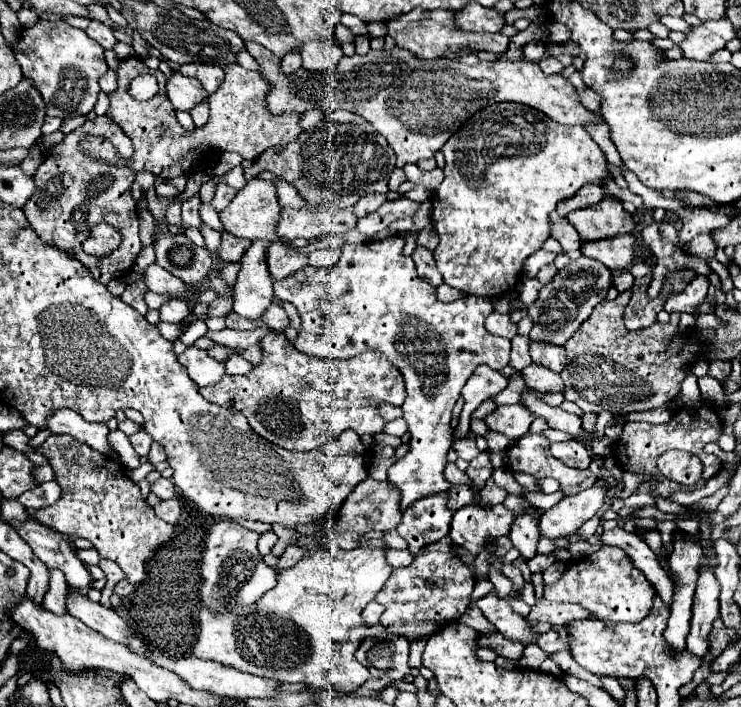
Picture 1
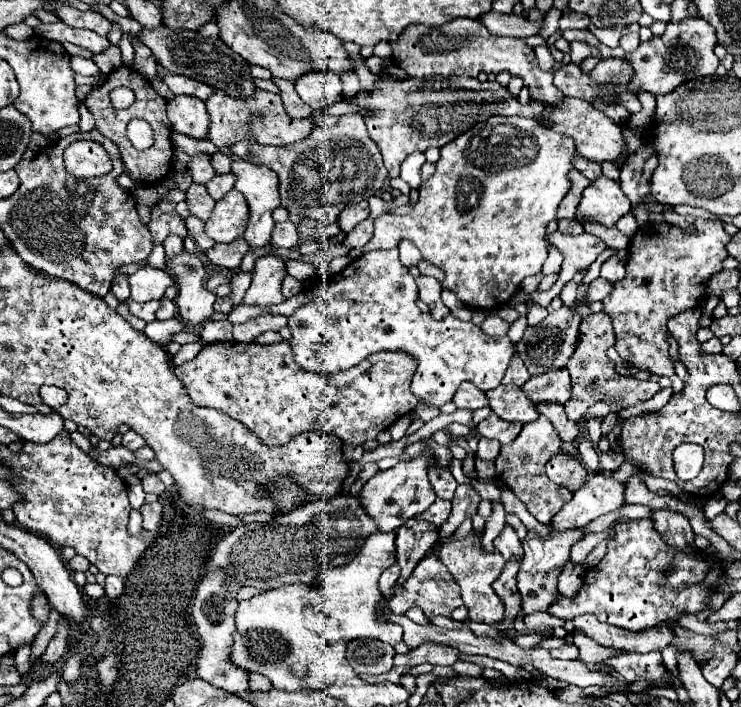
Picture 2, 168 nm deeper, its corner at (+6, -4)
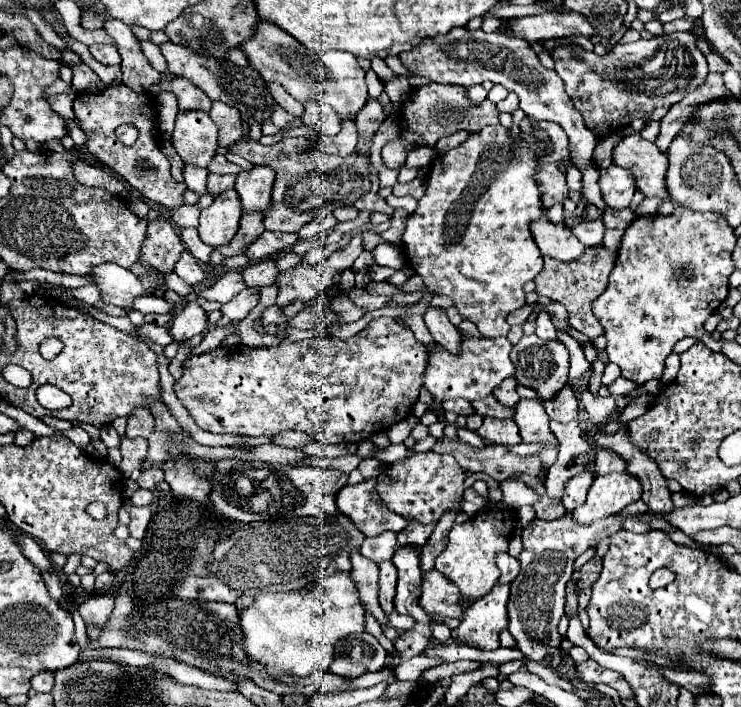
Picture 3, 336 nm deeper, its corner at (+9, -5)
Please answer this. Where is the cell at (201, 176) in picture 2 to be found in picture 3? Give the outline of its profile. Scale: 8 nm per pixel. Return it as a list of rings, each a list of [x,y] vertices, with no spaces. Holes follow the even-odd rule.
[[[179,112],[171,142],[183,162],[207,168],[219,148],[217,132],[219,130],[209,114]]]

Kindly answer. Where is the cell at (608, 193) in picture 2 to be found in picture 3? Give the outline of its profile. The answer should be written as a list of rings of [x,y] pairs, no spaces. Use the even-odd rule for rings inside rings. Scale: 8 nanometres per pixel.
[[[611,164],[609,168],[601,170],[599,186],[603,192],[603,198],[609,208],[627,208],[637,186],[633,184],[633,174],[625,172],[625,168]]]

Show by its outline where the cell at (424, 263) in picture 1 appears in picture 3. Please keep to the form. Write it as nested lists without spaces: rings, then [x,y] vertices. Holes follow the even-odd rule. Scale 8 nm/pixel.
[[[431,308],[425,314],[425,326],[429,328],[433,340],[443,346],[447,352],[457,354],[461,352],[461,334],[459,330],[449,322],[449,318],[445,316],[443,310],[439,308]]]

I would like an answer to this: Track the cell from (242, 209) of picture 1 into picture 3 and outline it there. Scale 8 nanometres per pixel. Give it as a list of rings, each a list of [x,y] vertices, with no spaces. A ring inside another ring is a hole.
[[[225,190],[219,194],[209,208],[201,210],[199,218],[199,234],[201,240],[213,248],[221,244],[229,244],[239,228],[241,218],[241,202],[237,190]]]

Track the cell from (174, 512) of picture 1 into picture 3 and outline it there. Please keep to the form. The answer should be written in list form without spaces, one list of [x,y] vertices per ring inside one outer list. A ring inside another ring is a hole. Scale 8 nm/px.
[[[131,506],[129,514],[131,514],[129,532],[131,532],[133,538],[141,540],[141,538],[145,536],[147,524],[149,524],[149,520],[151,520],[151,510],[149,510],[149,506]]]

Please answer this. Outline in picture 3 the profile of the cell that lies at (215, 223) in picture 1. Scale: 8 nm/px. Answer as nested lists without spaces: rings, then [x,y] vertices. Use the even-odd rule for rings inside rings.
[[[185,164],[185,168],[183,168],[183,176],[185,176],[187,188],[193,190],[193,192],[197,192],[199,196],[207,192],[207,190],[205,190],[207,174],[209,174],[207,168],[197,168],[197,166],[193,166],[193,164]]]

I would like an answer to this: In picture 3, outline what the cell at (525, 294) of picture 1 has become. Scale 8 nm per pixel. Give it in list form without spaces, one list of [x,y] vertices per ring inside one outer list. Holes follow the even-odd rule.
[[[539,312],[539,318],[537,318],[537,332],[541,340],[559,340],[557,338],[557,330],[553,328],[551,324],[551,318],[547,312]]]

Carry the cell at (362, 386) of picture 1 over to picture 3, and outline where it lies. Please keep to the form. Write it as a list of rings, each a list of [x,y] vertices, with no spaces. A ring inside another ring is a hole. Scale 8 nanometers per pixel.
[[[377,318],[375,322],[370,322],[367,326],[367,332],[361,330],[359,334],[355,334],[349,340],[337,340],[337,338],[311,338],[311,340],[299,340],[299,342],[281,342],[275,348],[249,348],[243,344],[231,346],[231,348],[217,348],[209,354],[201,354],[201,356],[191,356],[187,358],[187,366],[183,370],[183,376],[175,382],[175,394],[177,398],[183,402],[183,406],[191,412],[193,420],[197,422],[197,426],[201,430],[207,432],[215,432],[215,434],[243,434],[243,436],[275,436],[277,432],[285,432],[285,430],[299,430],[305,432],[309,436],[313,436],[317,442],[321,444],[339,444],[339,442],[359,442],[359,440],[367,440],[373,434],[379,432],[387,432],[391,424],[401,422],[407,418],[407,414],[411,412],[413,404],[419,398],[419,390],[421,390],[421,380],[423,380],[423,372],[427,368],[427,348],[417,342],[417,338],[413,336],[413,332],[409,328],[399,326],[395,320],[391,318]]]

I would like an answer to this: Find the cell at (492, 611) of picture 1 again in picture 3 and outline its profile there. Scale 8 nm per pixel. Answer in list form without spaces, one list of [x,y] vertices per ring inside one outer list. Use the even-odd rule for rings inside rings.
[[[497,502],[497,504],[489,504],[485,508],[481,508],[475,516],[471,516],[467,522],[463,524],[453,524],[451,532],[449,532],[449,542],[447,548],[437,556],[435,560],[435,568],[449,578],[451,582],[455,582],[463,594],[461,604],[467,608],[473,600],[489,594],[493,590],[493,586],[497,584],[501,572],[497,568],[497,554],[507,552],[509,546],[509,536],[513,536],[515,530],[515,520],[517,520],[517,510]]]

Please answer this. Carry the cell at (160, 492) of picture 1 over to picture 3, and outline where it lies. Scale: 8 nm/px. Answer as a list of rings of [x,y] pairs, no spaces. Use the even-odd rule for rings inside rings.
[[[149,468],[149,470],[143,470],[141,476],[137,478],[137,484],[141,488],[147,488],[147,490],[153,490],[155,484],[159,484],[163,480],[163,470],[161,468]]]

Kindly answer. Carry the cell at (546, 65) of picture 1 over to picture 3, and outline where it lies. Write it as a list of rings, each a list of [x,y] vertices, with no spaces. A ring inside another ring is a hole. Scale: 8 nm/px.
[[[693,32],[661,34],[653,40],[617,44],[613,52],[597,56],[587,50],[565,50],[573,44],[559,42],[547,50],[555,60],[555,72],[565,82],[565,92],[583,114],[585,126],[599,136],[625,128],[631,120],[661,120],[669,108],[693,92],[707,76],[707,60],[695,46]],[[629,68],[629,78],[625,70]]]

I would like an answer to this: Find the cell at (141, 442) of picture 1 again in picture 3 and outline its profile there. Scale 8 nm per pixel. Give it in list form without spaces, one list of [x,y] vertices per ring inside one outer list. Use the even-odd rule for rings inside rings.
[[[135,408],[133,416],[127,420],[127,436],[129,438],[147,438],[153,432],[155,418],[147,408]]]

